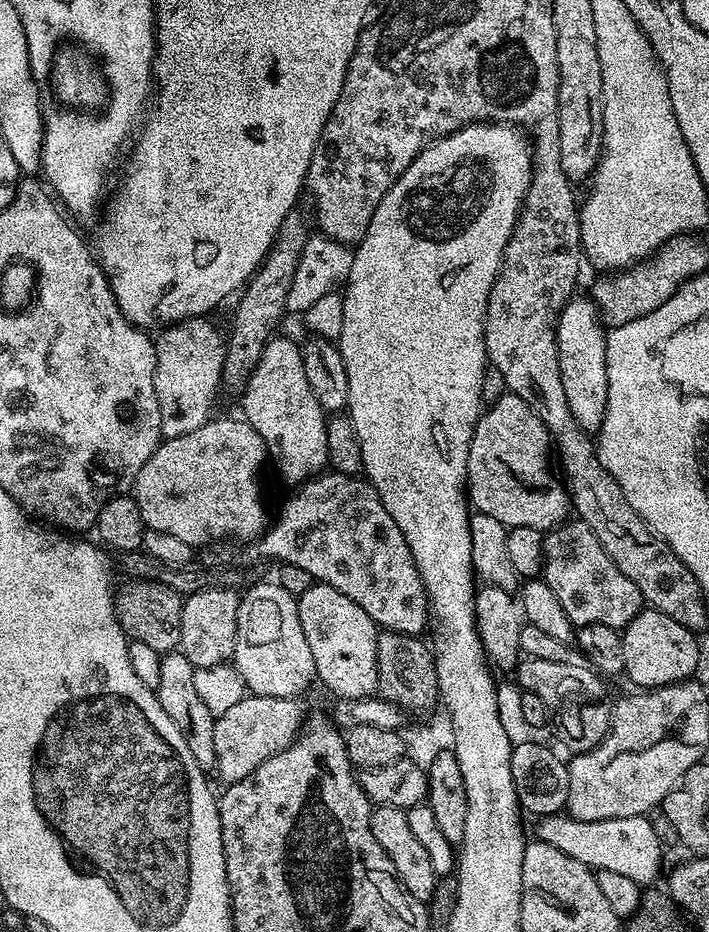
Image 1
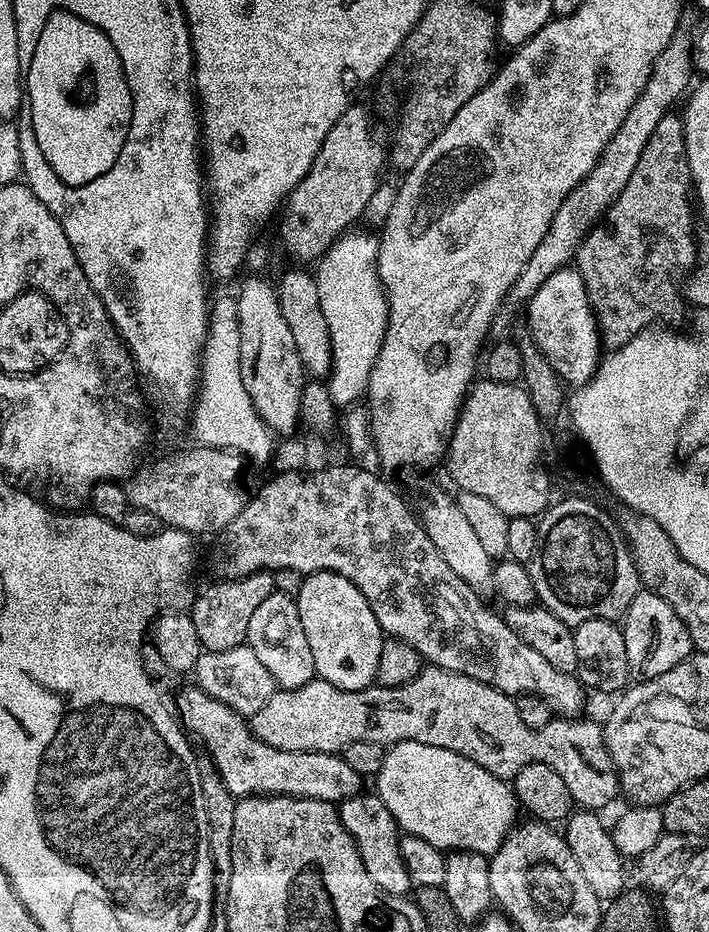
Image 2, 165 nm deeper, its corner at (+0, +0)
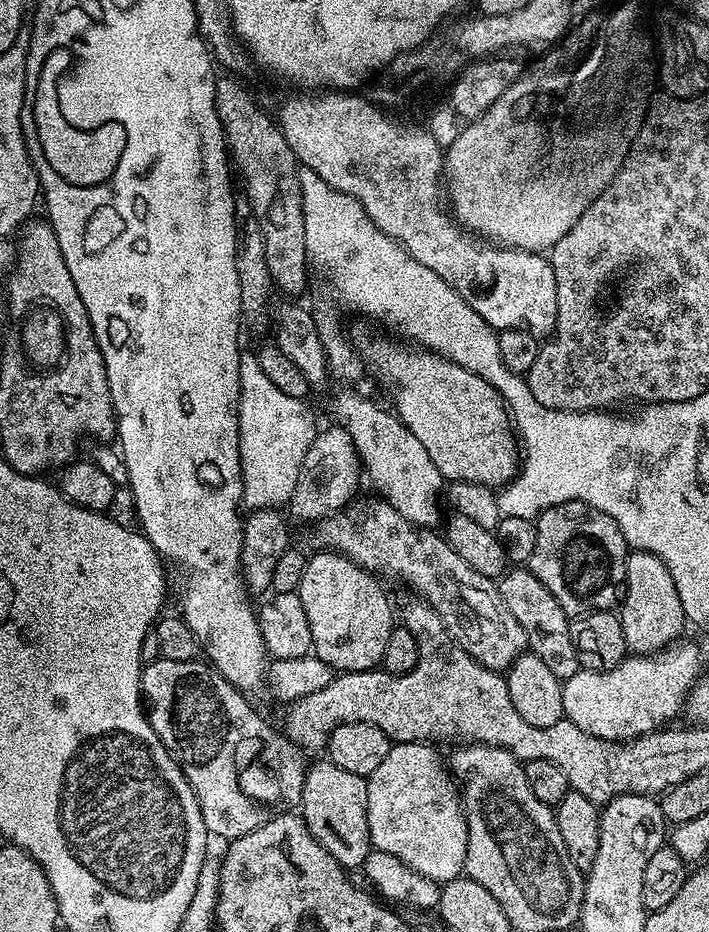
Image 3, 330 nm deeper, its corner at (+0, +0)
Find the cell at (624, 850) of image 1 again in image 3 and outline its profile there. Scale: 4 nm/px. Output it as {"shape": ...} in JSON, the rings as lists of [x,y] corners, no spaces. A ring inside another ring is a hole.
{"shape":[[[421,741],[395,743],[385,761],[374,770],[374,774],[367,777],[368,829],[371,832],[372,845],[377,851],[393,854],[415,872],[436,883],[445,884],[463,873],[468,827],[465,824],[459,791],[431,748],[431,745]]]}

